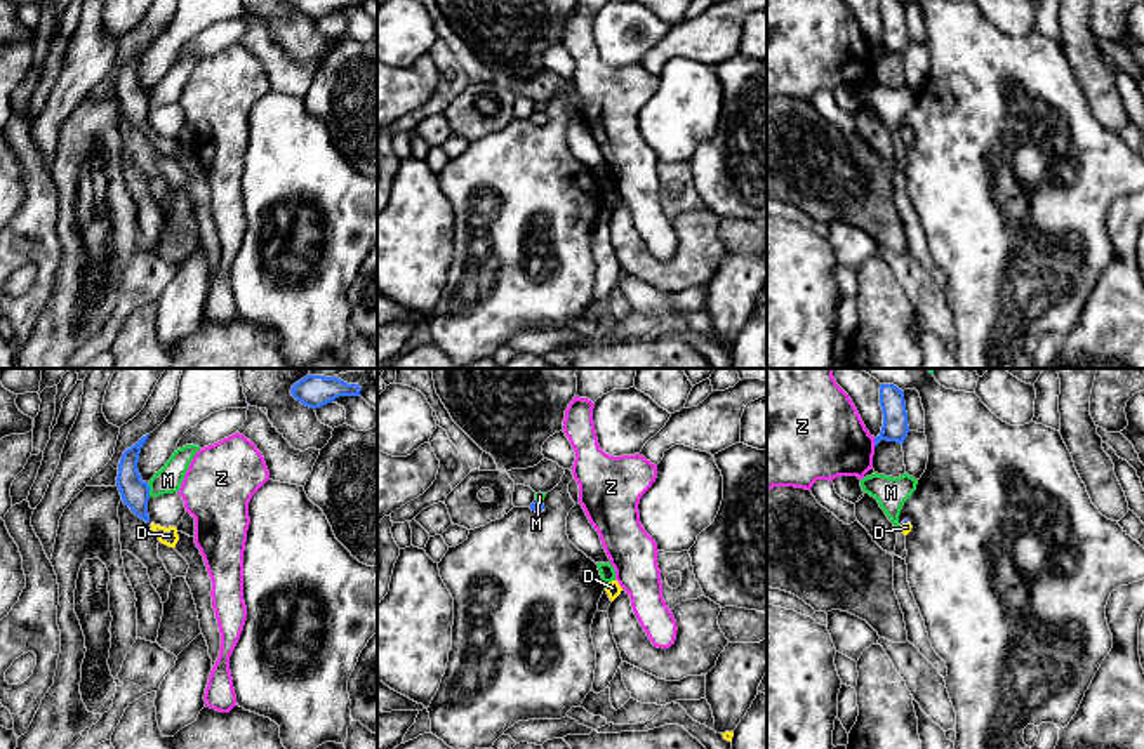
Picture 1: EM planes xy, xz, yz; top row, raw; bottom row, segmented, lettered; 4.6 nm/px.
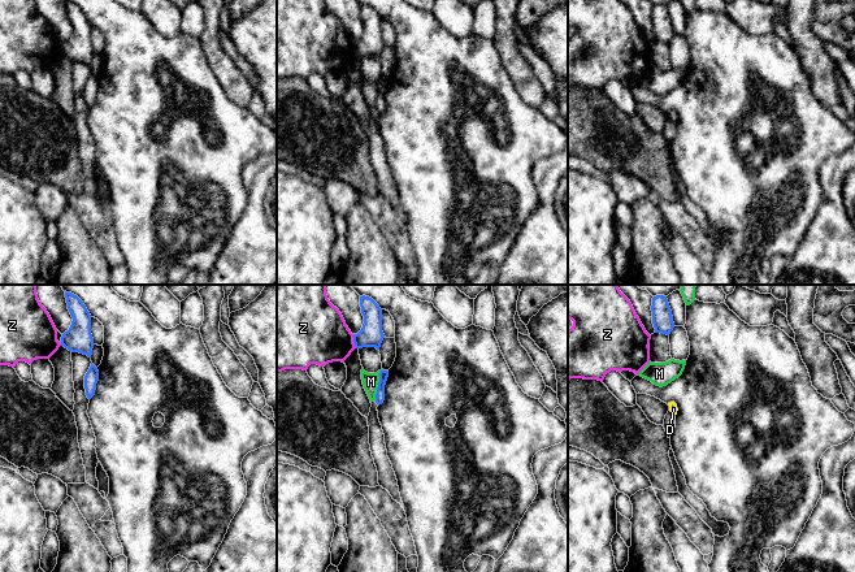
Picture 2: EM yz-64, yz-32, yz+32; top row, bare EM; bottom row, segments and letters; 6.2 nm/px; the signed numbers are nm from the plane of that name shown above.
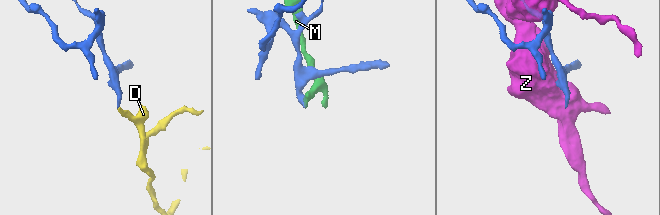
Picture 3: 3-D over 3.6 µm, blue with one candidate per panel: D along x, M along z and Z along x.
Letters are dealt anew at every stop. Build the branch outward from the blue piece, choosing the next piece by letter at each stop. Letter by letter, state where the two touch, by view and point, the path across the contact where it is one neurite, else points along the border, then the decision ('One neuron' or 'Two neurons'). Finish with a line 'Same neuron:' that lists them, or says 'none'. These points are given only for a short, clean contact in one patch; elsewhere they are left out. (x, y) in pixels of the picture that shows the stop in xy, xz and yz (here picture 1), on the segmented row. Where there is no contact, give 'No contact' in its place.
D: Touches blue at yz (903, 522). Path across: yz (904, 520), (903, 522), (906, 527). One neuron
M: Touches blue at xy (148, 490). Two neurons
Z: Touches blue at yz (875, 442). Two neurons
Same neuron: D

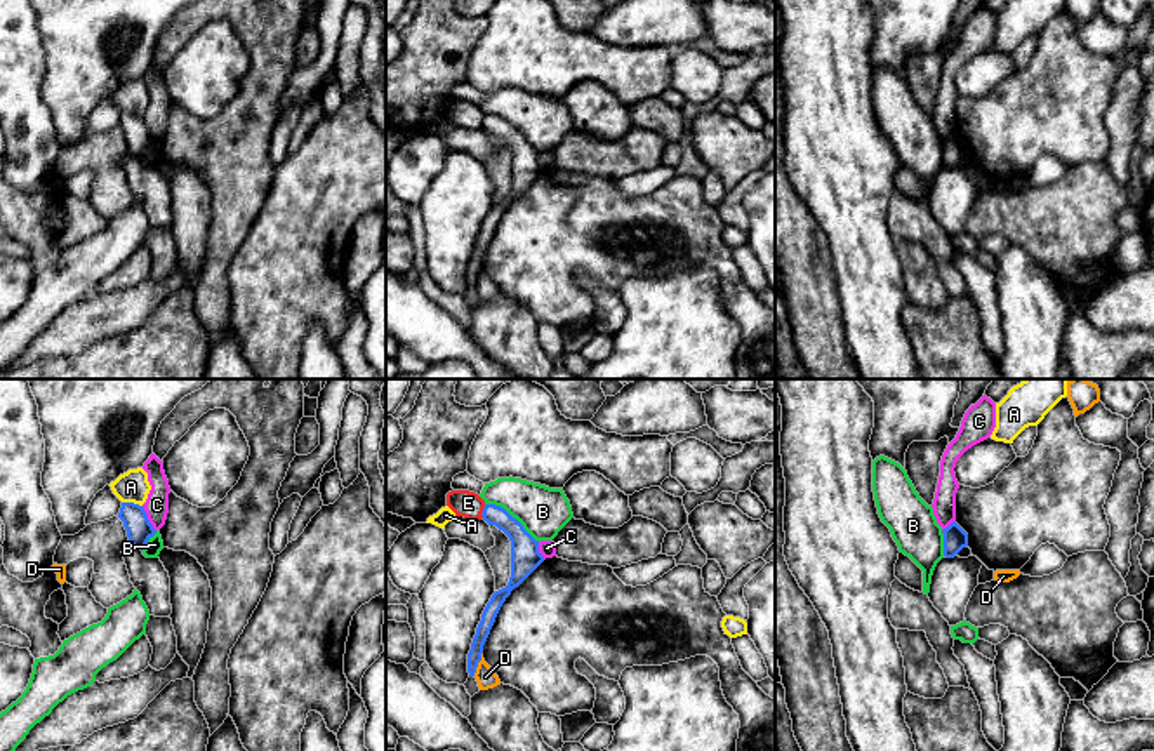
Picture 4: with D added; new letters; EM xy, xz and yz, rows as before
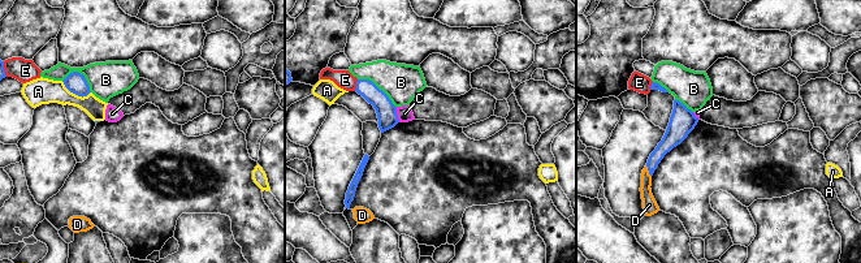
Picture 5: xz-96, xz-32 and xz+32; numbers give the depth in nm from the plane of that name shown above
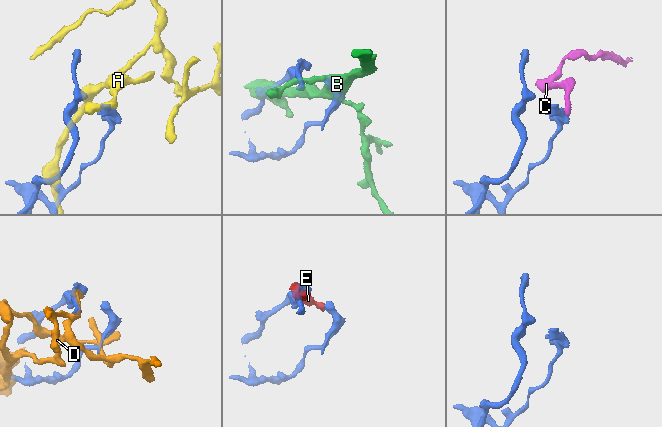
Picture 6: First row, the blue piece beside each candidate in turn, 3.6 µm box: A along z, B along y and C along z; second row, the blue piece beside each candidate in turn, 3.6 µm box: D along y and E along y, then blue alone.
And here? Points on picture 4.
A: Touches blue at xy (132, 503). Boundary: xy (122, 501), (132, 501), (141, 506). Two neurons
B: Touches blue at xz (511, 517). Two neurons
C: Touches blue at xy (146, 518). Boundary: xy (141, 506), (155, 531). Two neurons
D: Touches blue at xz (477, 664). Two neurons
E: Touches blue at xz (484, 511). Two neurons
Same neuron: none

